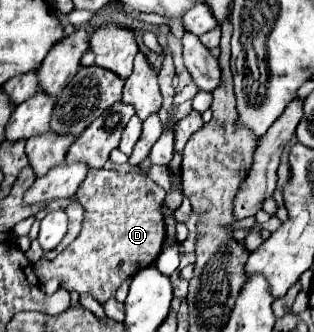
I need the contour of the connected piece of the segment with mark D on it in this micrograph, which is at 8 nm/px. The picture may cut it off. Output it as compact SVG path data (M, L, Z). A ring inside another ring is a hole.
M104 168L90 170L74 194L84 208L82 230L78 238L52 262L42 258L34 264L38 280L46 282L50 278L58 278L62 288L78 294L90 294L104 304L116 294L128 276L150 266L160 254L162 240L166 236L164 216L160 210L164 196L166 192L146 174L120 174Z

